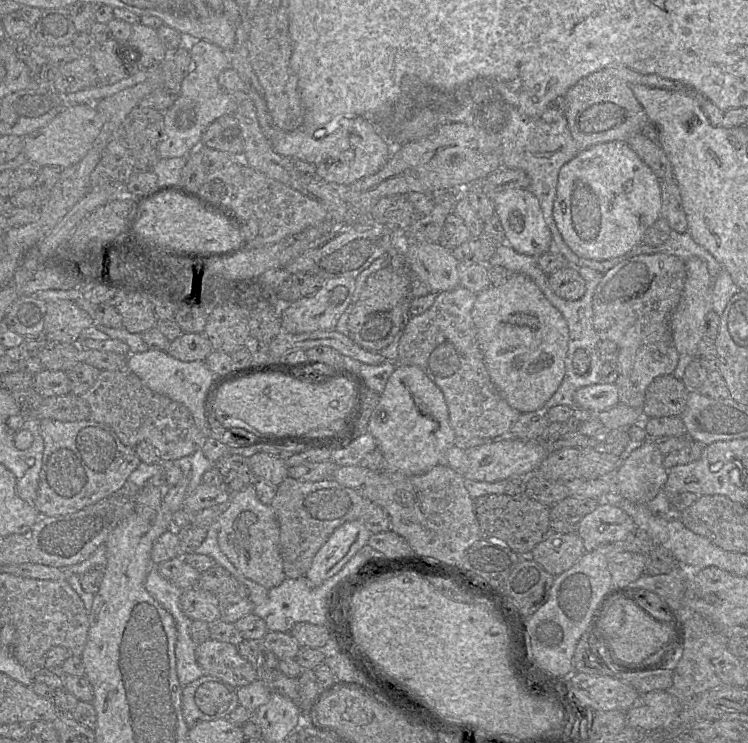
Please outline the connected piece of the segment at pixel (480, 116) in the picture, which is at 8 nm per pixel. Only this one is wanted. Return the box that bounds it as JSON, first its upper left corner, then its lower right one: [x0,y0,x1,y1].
[427,81,722,287]

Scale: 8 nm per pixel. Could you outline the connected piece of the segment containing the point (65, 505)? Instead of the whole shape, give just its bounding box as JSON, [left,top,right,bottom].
[34,418,142,516]

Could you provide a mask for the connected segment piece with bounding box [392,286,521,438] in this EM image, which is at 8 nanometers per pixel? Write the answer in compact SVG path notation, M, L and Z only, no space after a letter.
M459 286L451 291L444 291L437 294L433 305L426 310L424 313L418 316L412 316L404 330L404 334L399 342L398 346L398 359L397 361L392 361L397 365L415 365L419 367L443 392L445 401L448 406L450 424L455 431L455 434L459 438L495 438L495 437L505 437L510 434L510 429L513 424L520 417L520 412L512 408L506 400L501 396L498 389L492 383L489 373L486 369L483 353L480 349L477 331L471 316L471 311L476 300L476 295L472 291L465 287Z

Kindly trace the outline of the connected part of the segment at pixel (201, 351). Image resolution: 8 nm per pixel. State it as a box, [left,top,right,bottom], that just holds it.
[167,333,213,362]

